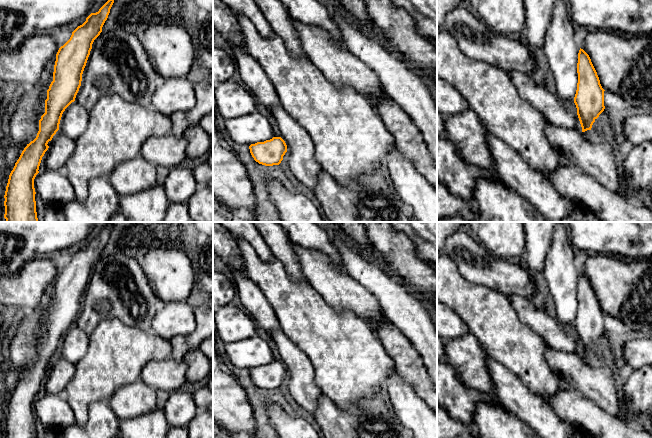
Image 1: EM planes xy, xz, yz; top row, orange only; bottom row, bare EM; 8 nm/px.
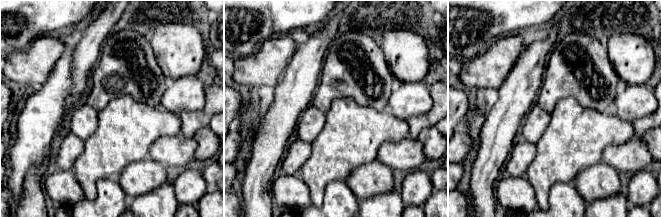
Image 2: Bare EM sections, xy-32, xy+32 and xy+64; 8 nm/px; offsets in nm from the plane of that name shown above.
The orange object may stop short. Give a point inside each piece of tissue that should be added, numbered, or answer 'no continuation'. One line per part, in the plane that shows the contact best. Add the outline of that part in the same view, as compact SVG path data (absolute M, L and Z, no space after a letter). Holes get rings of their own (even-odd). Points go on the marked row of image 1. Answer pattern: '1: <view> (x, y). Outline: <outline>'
no continuation

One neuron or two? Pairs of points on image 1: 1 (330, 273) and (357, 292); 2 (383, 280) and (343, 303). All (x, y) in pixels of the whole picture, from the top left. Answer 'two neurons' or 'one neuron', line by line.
1: one neuron
2: two neurons

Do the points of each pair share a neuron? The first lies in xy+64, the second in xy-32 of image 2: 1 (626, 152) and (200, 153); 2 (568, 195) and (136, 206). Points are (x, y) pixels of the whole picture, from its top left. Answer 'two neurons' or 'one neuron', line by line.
1: two neurons
2: two neurons

